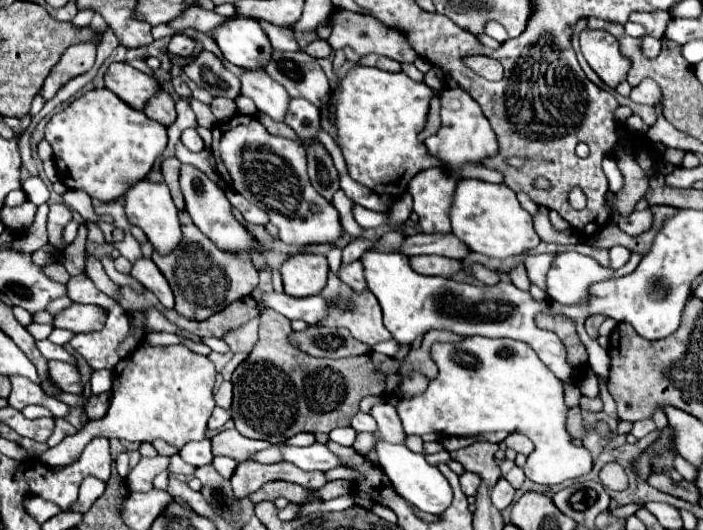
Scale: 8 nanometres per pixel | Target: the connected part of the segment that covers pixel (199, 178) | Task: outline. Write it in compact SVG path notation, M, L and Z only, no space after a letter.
M182 165L180 167L180 189L186 201L186 211L190 213L192 221L196 223L196 227L210 237L212 241L216 241L216 245L224 251L254 251L254 237L232 217L232 205L228 203L224 191L210 181L200 169L192 167L192 165Z

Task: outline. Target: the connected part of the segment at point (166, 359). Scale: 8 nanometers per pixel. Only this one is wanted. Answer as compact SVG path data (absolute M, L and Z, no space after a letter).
M140 343L138 349L134 349L112 369L114 385L108 413L102 419L88 421L84 429L72 437L66 437L60 445L48 449L38 459L50 467L68 465L84 451L90 439L98 435L136 443L164 439L178 449L190 441L200 441L204 439L206 423L216 405L212 397L214 377L214 363L208 357L190 351L186 345L160 347Z

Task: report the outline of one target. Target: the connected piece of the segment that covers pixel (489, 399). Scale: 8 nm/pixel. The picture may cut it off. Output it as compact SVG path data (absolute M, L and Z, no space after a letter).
M468 337L460 343L432 343L432 359L438 365L438 375L430 381L420 395L400 399L396 411L404 425L406 435L476 435L490 431L518 431L534 441L534 450L527 456L524 475L540 485L558 485L568 479L582 477L592 471L590 451L574 447L572 437L566 433L566 413L562 381L548 371L548 367L536 357L534 349L514 339L488 339Z

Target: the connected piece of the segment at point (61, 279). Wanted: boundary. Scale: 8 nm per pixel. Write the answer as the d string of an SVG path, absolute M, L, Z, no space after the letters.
M59 261L43 267L43 272L52 280L62 284L66 284L71 277Z

